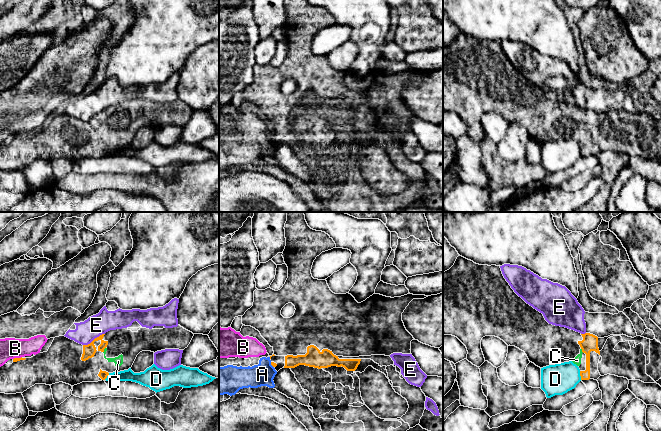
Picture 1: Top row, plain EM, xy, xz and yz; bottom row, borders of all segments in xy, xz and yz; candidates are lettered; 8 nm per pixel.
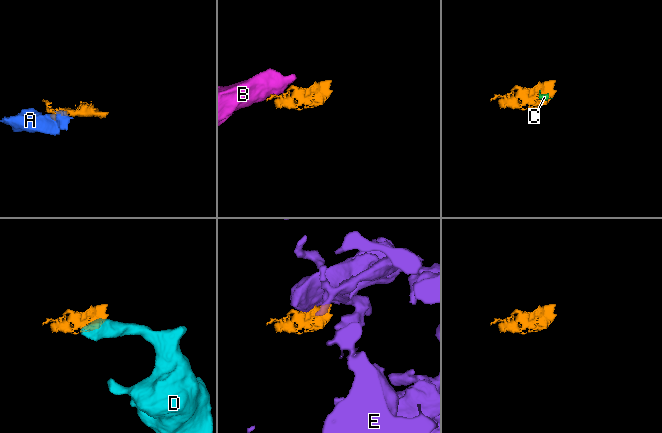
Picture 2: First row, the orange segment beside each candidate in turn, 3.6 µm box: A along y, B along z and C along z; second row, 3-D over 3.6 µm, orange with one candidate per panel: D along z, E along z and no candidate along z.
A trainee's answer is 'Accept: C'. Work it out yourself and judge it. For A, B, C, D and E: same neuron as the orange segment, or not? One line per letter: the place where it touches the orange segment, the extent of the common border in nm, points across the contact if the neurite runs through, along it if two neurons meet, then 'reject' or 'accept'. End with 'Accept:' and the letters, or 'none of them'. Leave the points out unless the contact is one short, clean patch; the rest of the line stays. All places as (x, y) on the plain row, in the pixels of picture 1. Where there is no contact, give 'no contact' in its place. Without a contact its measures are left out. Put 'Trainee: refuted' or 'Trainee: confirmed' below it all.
A: meets orange in xz at (271, 140); contact 50 nm long; border along xz (270, 138), (273, 143); reject
B: meets orange in xy at (17, 134); contact 80 nm long; border along xy (21, 132), (13, 135); reject
C: meets orange in xy at (103, 126); contact 50 nm long; accept
D: meets orange in yz at (580, 151); contact 70 nm long; border along yz (579, 147), (581, 155); reject
E: meets orange in xy at (94, 115); contact 200 nm long; border along xy (104, 109), (83, 121); reject
Accept: C
Trainee: confirmed

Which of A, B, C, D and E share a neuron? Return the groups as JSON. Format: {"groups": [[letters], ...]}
{"groups": [["A", "B"], ["C"], ["D"], ["E"]]}

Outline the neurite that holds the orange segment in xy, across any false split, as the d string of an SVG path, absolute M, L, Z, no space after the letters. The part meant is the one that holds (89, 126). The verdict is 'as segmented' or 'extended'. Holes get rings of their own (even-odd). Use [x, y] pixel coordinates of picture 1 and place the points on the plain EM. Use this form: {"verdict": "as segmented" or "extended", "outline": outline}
{"verdict": "extended", "outline": "M180 101L173 104L140 104L132 108L128 104L110 106L95 114L90 120L82 121L65 112L55 113L47 128L31 134L14 134L12 140L0 143L0 169L23 169L35 160L52 161L63 158L71 162L82 158L105 156L110 149L128 146L142 127L157 128L165 125L184 126L194 110Z"}

